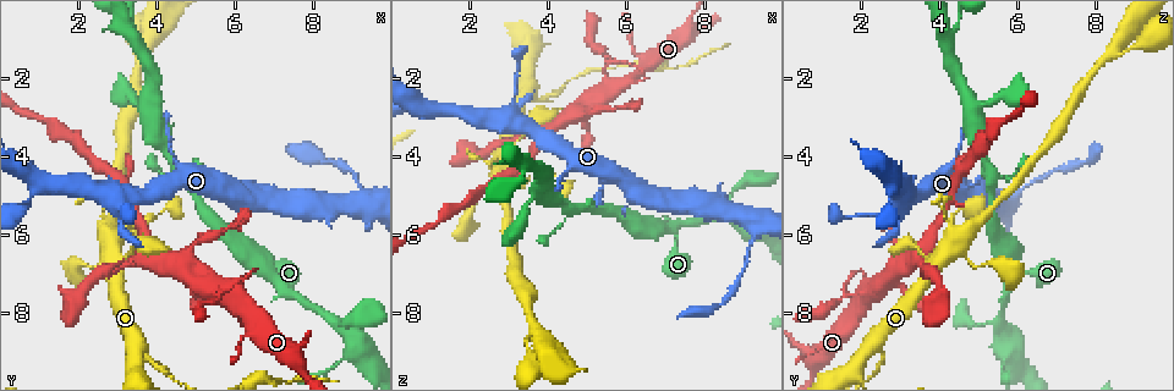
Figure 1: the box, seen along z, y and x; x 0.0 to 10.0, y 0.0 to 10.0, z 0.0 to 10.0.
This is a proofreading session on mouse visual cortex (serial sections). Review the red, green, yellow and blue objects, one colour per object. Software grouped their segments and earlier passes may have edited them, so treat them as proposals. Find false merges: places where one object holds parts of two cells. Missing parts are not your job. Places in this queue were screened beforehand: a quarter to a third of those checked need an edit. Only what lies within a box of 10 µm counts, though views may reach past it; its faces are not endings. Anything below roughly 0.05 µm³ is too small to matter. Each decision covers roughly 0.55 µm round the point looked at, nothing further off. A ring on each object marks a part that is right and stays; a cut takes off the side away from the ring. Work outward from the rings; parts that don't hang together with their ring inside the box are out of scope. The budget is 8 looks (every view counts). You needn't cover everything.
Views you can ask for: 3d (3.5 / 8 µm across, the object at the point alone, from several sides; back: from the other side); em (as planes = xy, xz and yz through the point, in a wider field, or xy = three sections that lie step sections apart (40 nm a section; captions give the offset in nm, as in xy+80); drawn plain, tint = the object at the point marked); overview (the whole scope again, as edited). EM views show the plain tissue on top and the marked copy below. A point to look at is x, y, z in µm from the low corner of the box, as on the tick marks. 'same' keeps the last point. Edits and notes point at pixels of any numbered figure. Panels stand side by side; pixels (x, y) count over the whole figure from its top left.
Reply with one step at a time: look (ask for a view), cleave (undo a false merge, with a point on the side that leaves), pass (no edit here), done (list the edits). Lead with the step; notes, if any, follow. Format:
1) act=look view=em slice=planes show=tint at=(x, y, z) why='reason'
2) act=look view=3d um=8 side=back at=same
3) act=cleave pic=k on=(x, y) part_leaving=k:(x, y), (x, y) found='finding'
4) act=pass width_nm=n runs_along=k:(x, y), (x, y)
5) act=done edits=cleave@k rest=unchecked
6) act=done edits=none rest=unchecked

act=look view=3d um=3.5 at=(3.60, 9.05, 2.55) why='thin arm on a thick one'

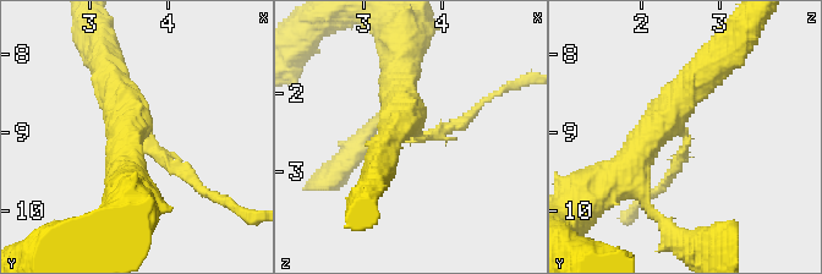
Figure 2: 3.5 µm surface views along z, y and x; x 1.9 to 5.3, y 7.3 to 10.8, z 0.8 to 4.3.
act=look view=em slice=xy step=3 show=tint at=(3.70, 8.95, 2.50) arms=3 arm_widths_nm=150,400,400

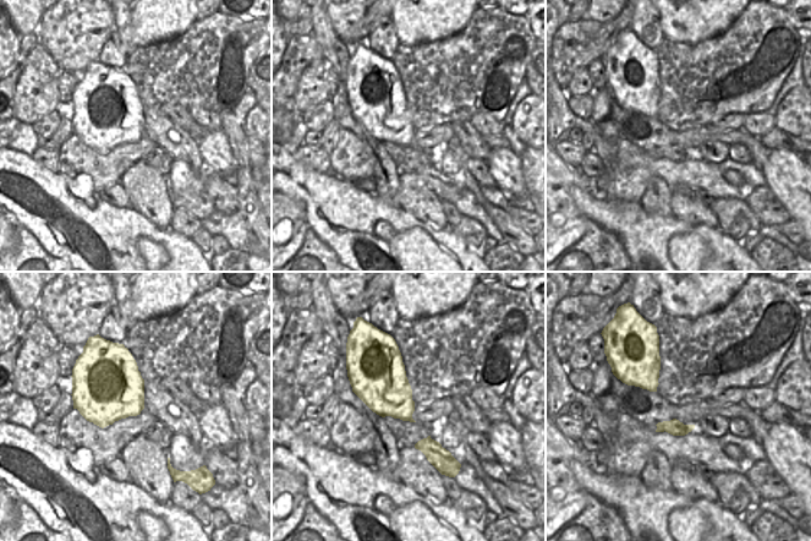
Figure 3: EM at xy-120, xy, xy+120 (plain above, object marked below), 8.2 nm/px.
act=cleave pic=2 on=(451, 126) found='a second cell is stuck on'

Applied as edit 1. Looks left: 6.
act=look view=3d um=3.5 at=(6.85, 6.95, 5.90) why='abrupt turn'

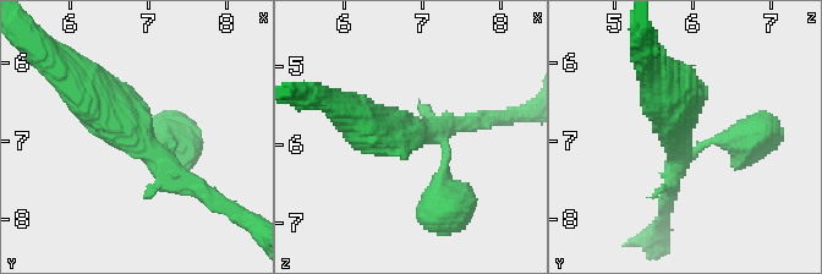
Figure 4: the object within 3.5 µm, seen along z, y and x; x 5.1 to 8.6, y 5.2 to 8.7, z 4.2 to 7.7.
act=look view=em slice=xy step=5 show=tint at=(6.85, 6.95, 5.80) why='now the EM'

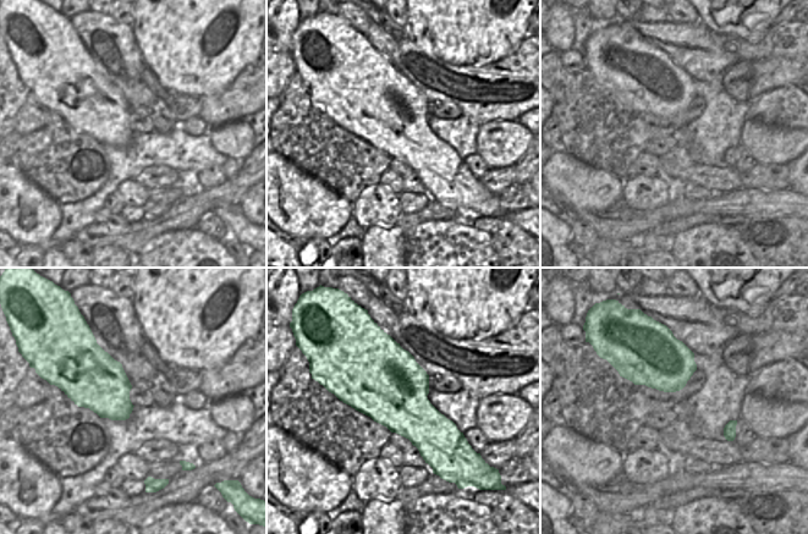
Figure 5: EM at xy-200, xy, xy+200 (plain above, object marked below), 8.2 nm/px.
act=look view=em slice=planes show=tint at=same why='another direction'

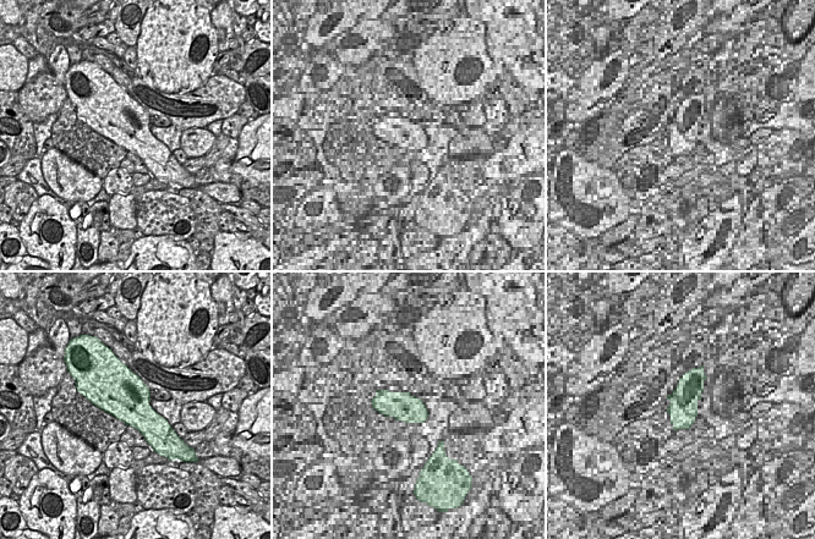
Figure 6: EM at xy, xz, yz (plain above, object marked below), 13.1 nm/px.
act=pass runs_along=4:(170, 140), (154, 154), (76, 80) found='all the same cell'

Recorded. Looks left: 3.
act=look view=overview why='see it whole again'

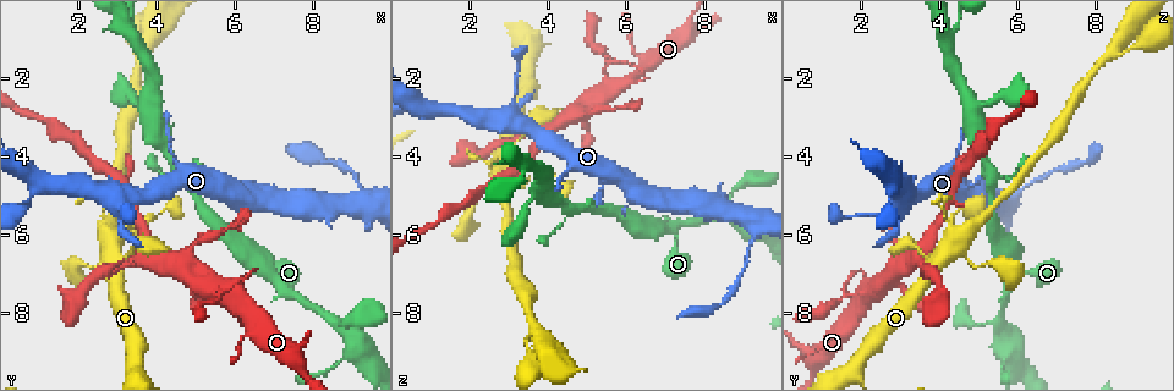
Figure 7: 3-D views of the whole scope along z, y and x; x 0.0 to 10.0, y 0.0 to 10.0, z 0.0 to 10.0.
act=look view=3d um=3.5 at=(9.15, 4.65, 6.40) why='sudden change in width'

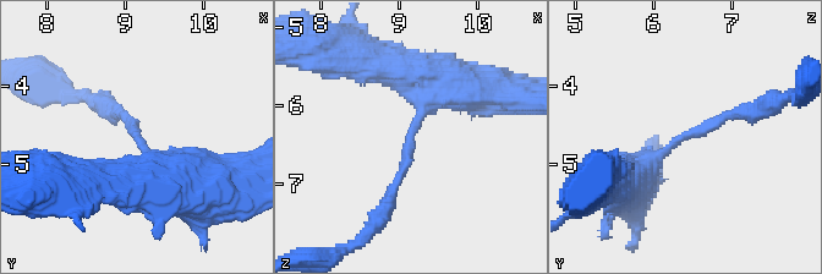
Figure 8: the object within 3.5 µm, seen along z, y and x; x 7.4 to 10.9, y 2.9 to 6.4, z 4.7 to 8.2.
act=look view=em slice=xy step=3 show=tint at=(9.10, 4.70, 6.35)

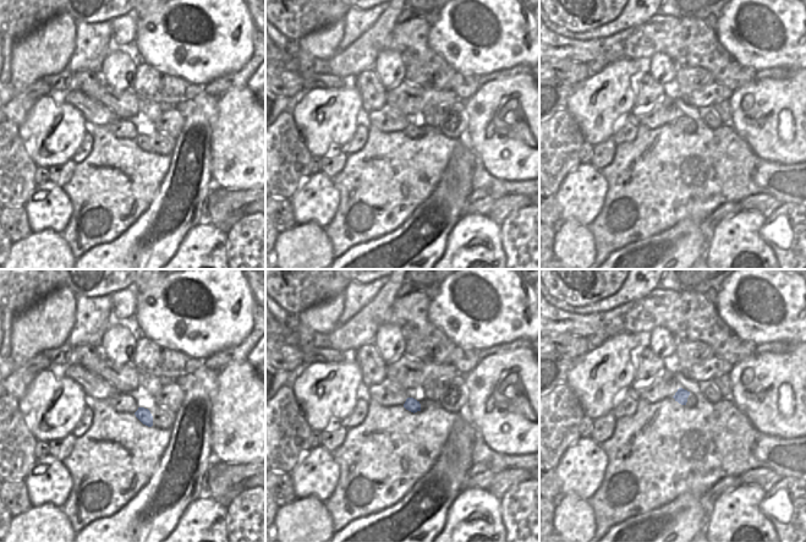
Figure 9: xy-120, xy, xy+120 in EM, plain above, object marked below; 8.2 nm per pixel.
act=pass runs_along=8:(624, 184), (692, 131), (745, 113) found='all the same cell'

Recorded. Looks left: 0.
act=done edits=cleave@2 rest=unchecked

